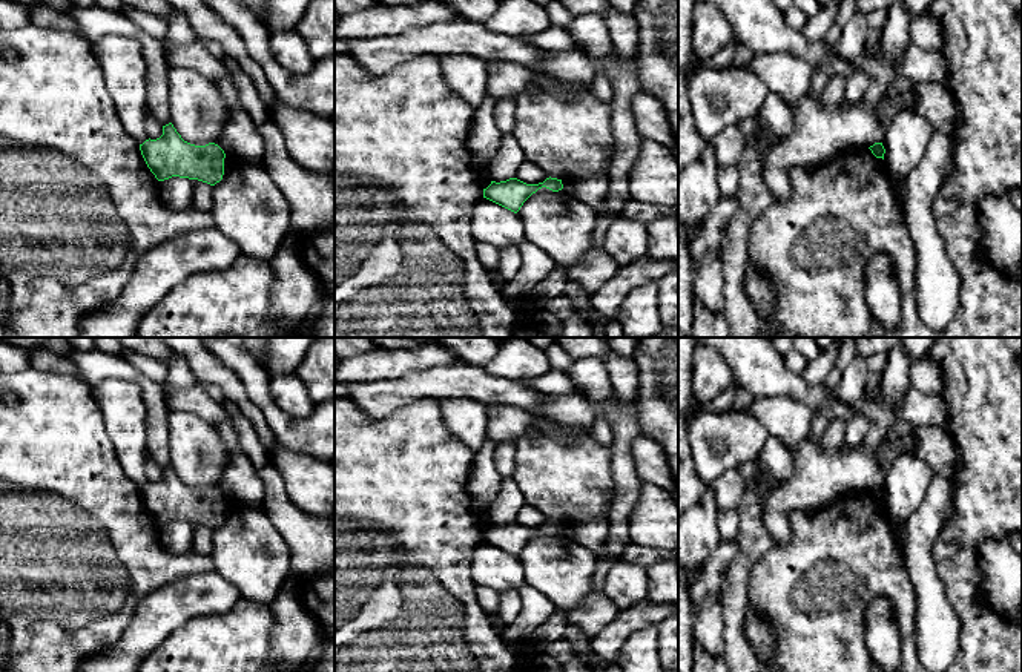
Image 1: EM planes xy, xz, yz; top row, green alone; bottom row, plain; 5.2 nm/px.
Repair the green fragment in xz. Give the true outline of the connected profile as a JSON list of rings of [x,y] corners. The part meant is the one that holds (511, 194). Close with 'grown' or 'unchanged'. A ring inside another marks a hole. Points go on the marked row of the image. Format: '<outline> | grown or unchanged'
[[[551,176],[539,184],[526,184],[517,178],[500,183],[491,181],[491,184],[483,189],[483,198],[517,213],[523,203],[542,187],[559,192],[563,189],[563,184],[562,180]]] | unchanged

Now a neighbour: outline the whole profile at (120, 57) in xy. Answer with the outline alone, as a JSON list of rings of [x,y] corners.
[[[110,34],[92,44],[103,69],[106,87],[115,103],[123,129],[138,143],[149,140],[146,132],[146,64],[141,43],[132,37]]]

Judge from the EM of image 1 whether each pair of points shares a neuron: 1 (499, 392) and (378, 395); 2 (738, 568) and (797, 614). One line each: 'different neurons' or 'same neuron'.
1: same neuron
2: different neurons

